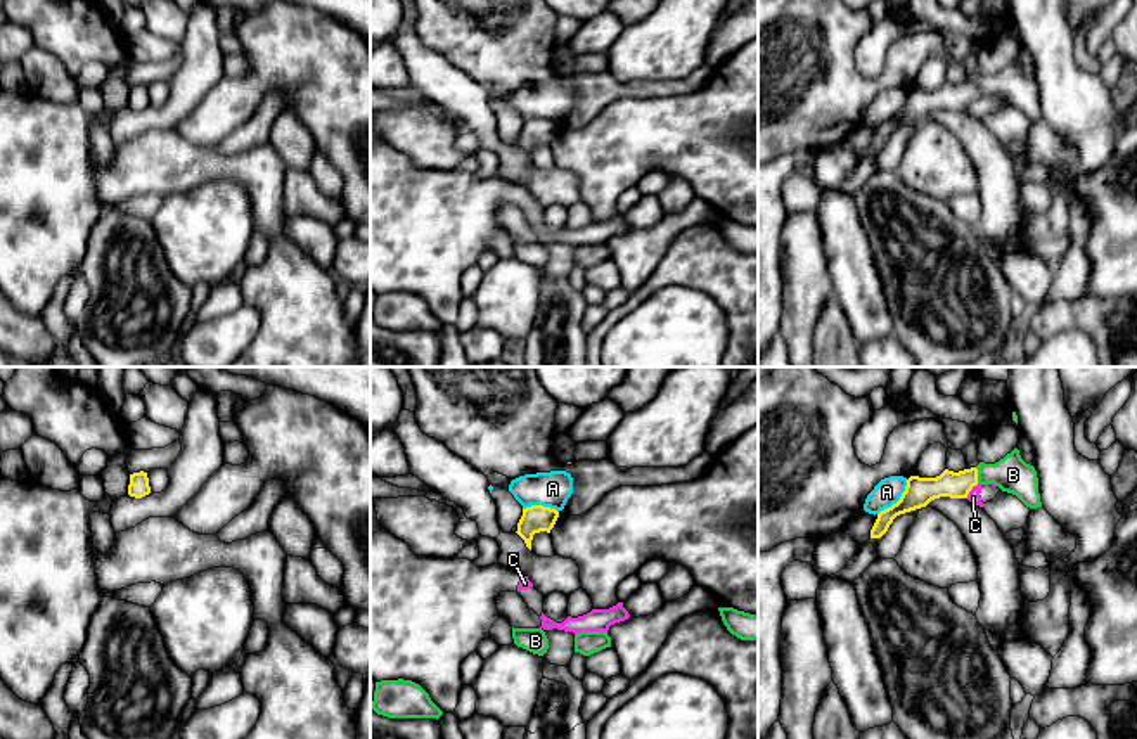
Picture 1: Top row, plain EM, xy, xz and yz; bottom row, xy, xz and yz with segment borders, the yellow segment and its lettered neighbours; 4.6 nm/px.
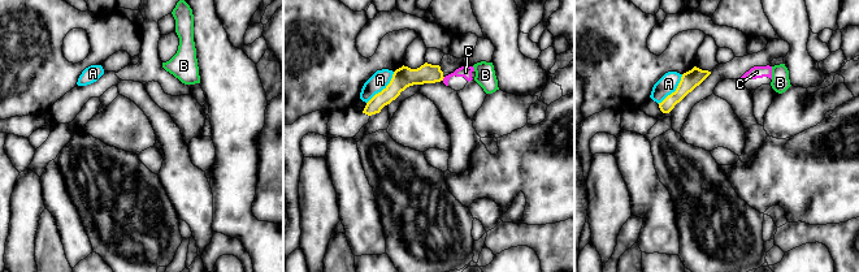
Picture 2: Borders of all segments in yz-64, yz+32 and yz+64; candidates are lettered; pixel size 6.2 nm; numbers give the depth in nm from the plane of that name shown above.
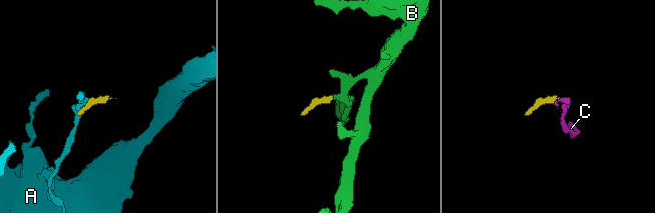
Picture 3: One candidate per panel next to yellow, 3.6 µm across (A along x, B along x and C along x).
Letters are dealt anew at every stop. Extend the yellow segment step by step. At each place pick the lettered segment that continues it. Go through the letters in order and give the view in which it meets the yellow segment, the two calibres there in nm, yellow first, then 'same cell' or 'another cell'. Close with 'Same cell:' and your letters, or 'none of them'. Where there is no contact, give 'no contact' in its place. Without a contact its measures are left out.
A: contact in yz; calibres 140 and 120 nm; another cell
B: contact in yz; calibres 130 and 170 nm; same cell
C: contact in yz; calibres 140 and 60 nm; another cell
Same cell: B

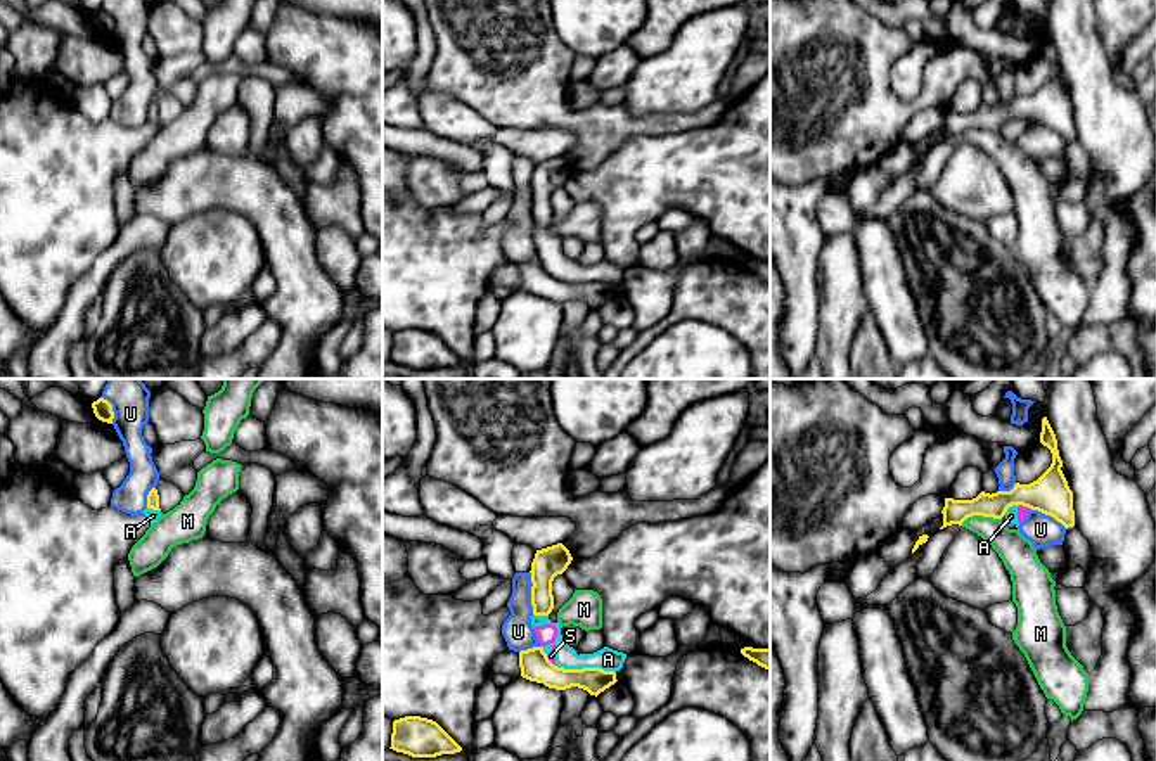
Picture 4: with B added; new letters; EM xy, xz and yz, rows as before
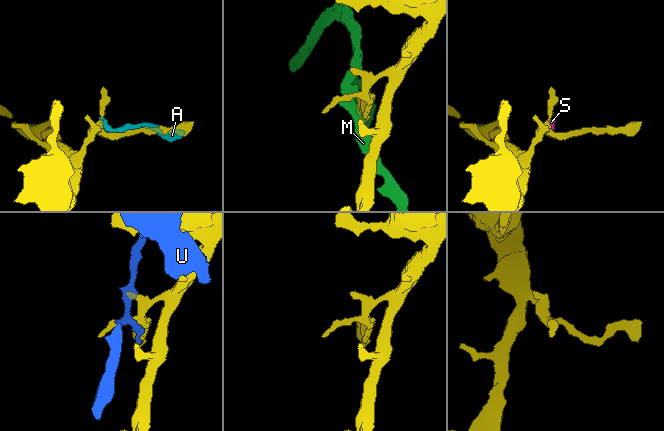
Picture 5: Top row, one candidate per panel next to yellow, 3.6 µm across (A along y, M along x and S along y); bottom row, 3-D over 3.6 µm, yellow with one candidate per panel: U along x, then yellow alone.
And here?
A: contact in xz; calibres 140 and 110 nm; another cell
M: contact in yz; calibres 120 and 160 nm; another cell
S: contact in yz; calibres 190 and 50 nm; another cell
U: contact in xz; calibres 140 and 140 nm; another cell
Same cell: none of them

